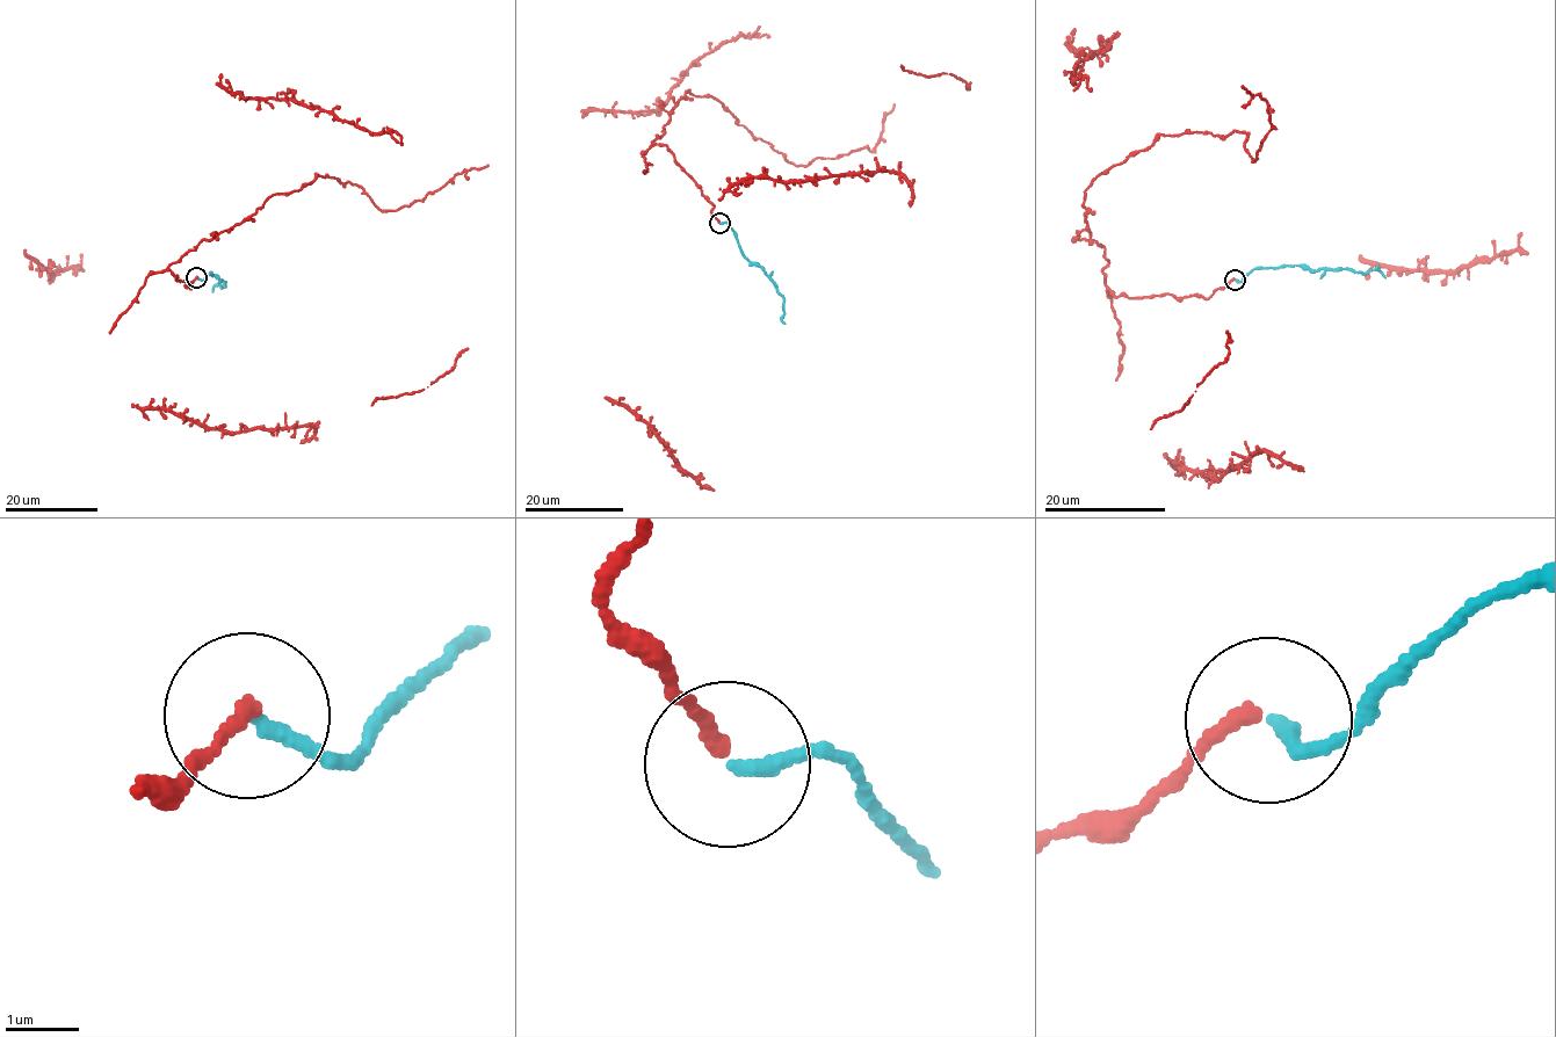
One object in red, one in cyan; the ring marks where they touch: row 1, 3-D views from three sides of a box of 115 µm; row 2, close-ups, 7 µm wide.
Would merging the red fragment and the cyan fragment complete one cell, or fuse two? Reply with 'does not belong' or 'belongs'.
belongs

